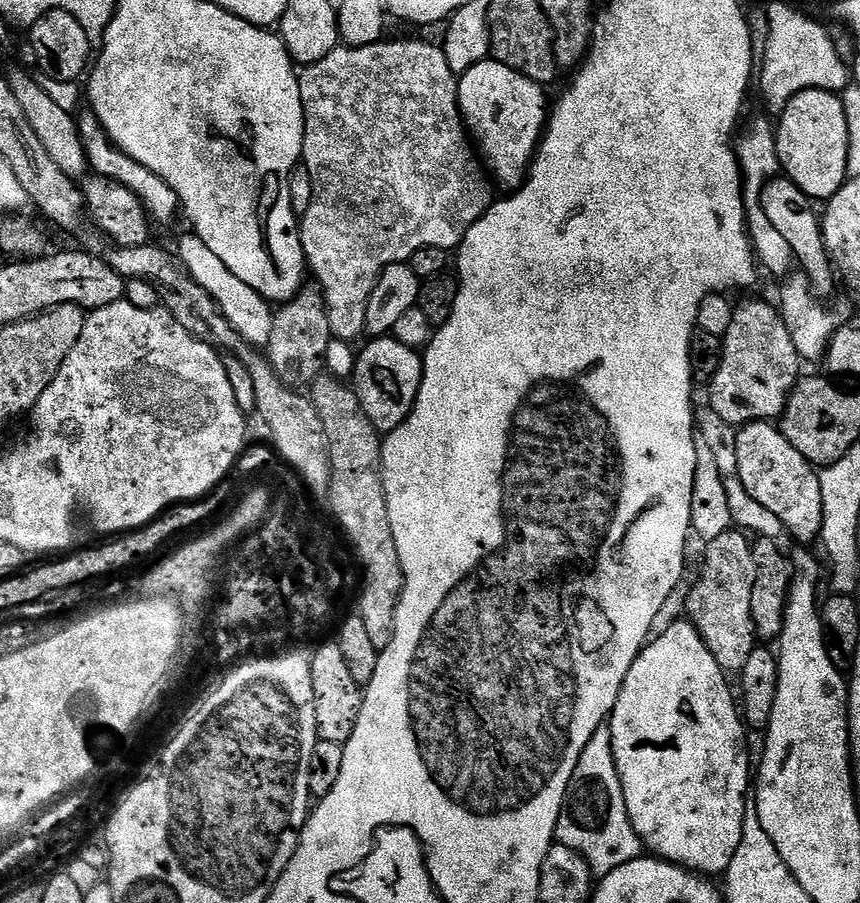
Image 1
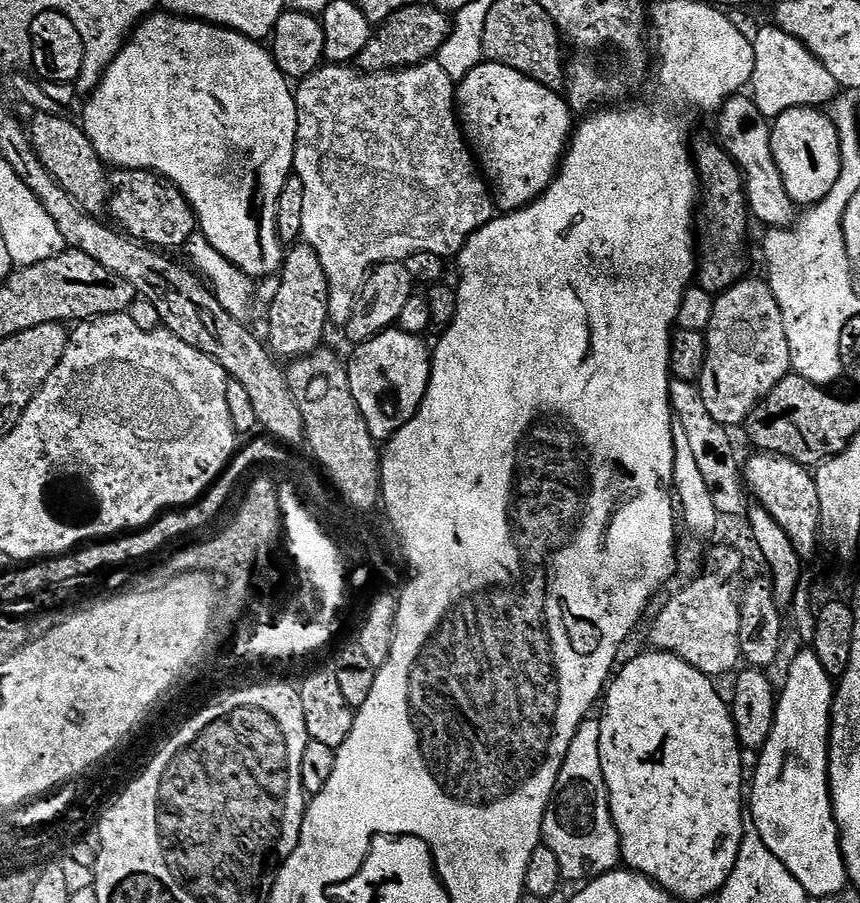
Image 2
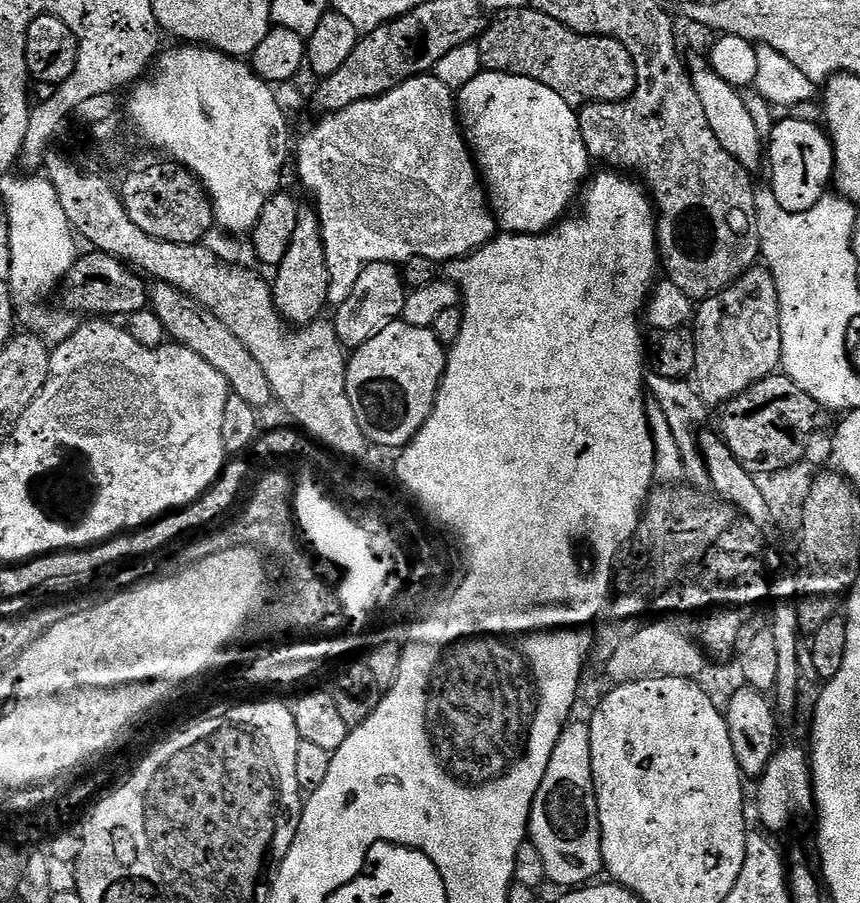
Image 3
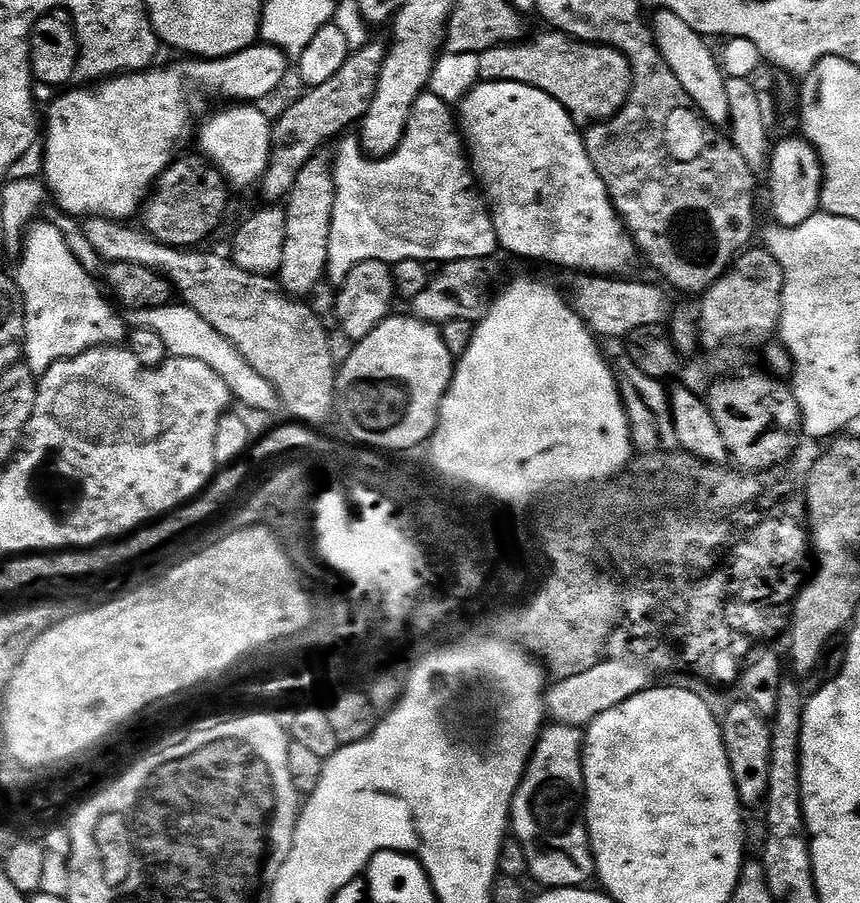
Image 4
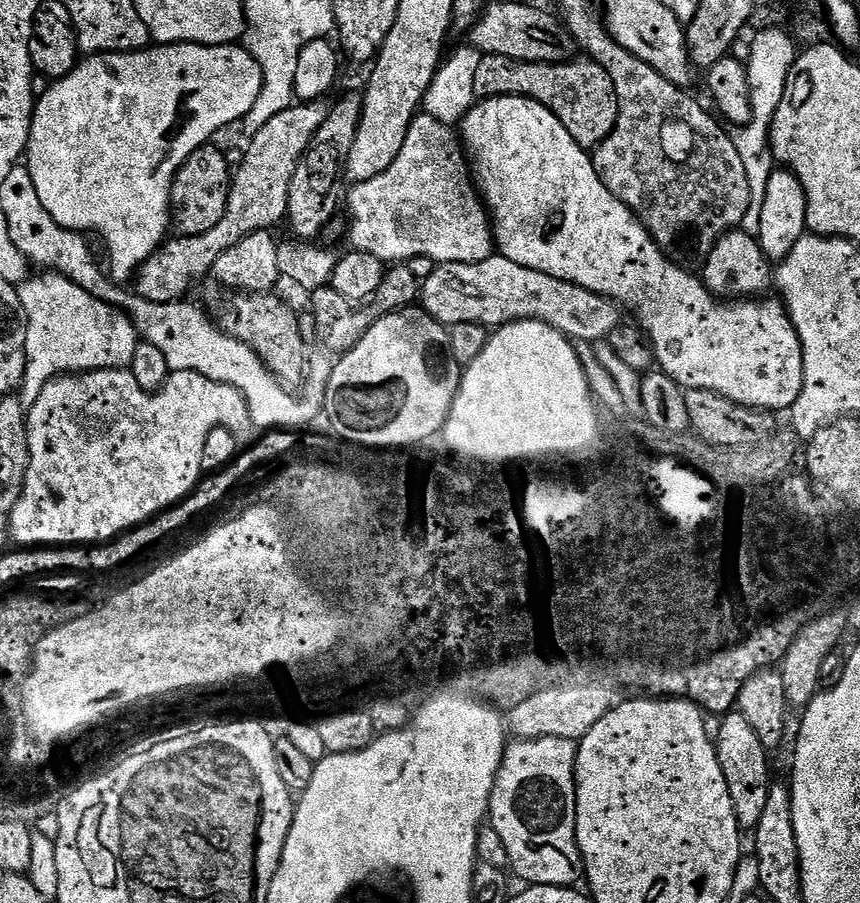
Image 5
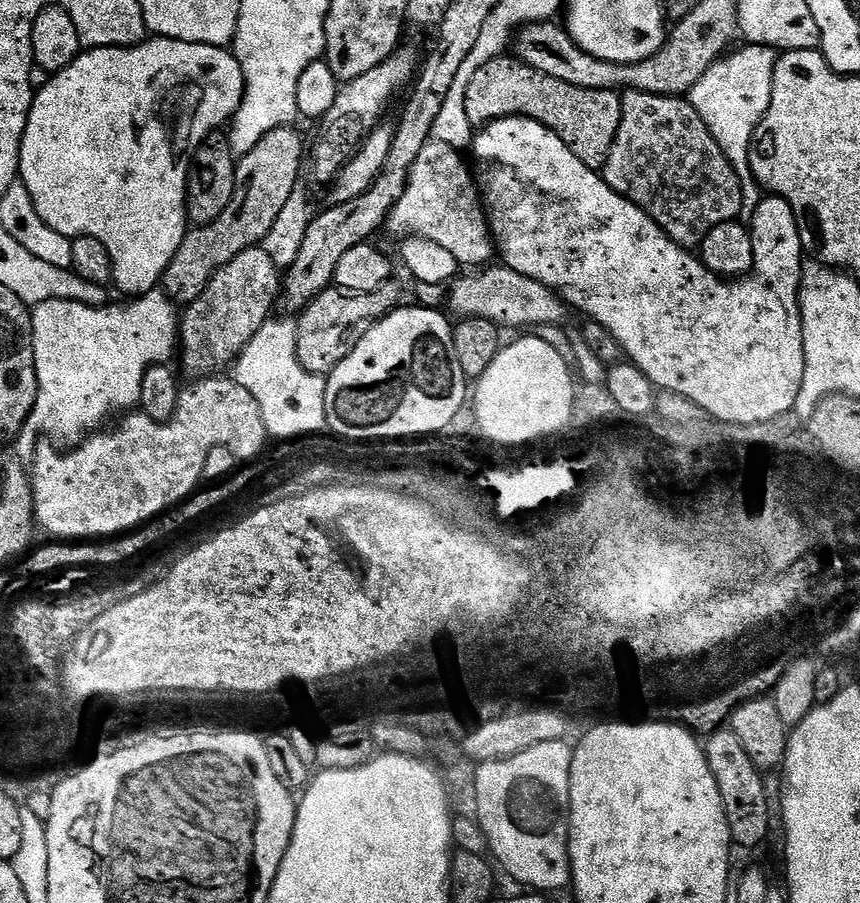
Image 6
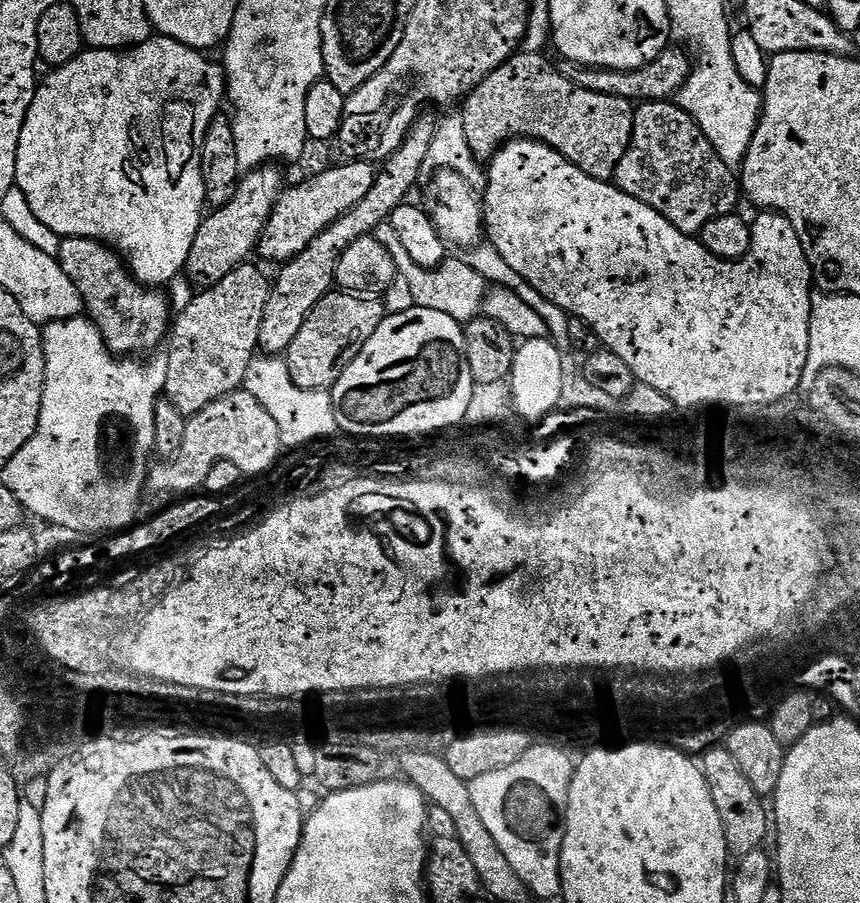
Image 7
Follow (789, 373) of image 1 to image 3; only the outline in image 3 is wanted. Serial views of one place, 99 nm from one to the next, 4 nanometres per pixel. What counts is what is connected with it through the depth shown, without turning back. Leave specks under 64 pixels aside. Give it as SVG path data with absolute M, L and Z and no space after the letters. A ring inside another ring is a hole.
M753 266L728 288L699 301L694 312L696 334L696 371L694 387L708 406L723 406L759 380L773 375L782 358L782 326L780 325L780 291L772 273L764 266Z

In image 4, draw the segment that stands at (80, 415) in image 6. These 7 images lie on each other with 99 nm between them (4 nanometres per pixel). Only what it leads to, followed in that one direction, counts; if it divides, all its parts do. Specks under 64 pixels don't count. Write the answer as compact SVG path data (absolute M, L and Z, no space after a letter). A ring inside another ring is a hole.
M36 222L27 229L23 241L23 251L18 257L14 279L20 289L20 299L24 301L24 354L28 369L42 374L50 370L59 360L70 360L73 356L82 354L91 348L105 346L120 346L126 340L125 317L112 309L113 301L100 293L93 275L85 271L71 253L66 236L55 223L40 224Z

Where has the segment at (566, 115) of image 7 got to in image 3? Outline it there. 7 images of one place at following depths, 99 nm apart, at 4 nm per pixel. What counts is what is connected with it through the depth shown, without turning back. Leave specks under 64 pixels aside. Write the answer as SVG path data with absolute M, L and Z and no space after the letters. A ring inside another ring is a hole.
M508 8L485 27L478 40L480 67L485 72L505 72L534 78L550 86L571 108L628 100L634 94L638 74L634 58L622 42L609 36L587 36L562 26L537 8Z

